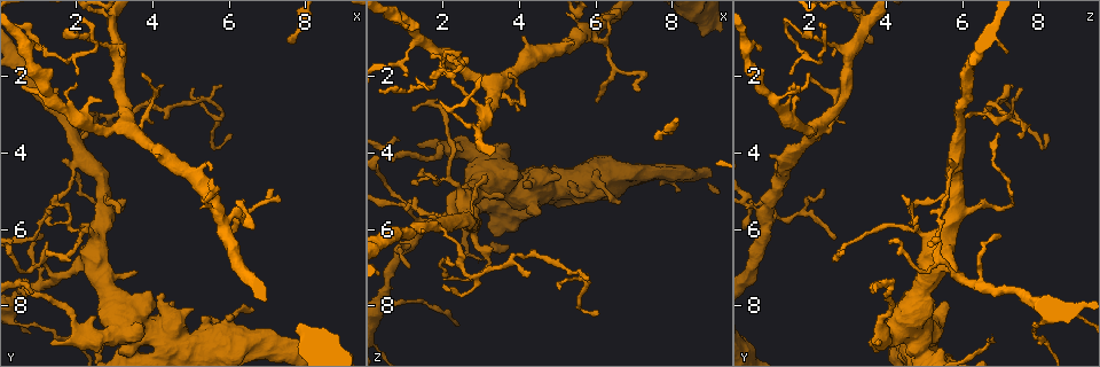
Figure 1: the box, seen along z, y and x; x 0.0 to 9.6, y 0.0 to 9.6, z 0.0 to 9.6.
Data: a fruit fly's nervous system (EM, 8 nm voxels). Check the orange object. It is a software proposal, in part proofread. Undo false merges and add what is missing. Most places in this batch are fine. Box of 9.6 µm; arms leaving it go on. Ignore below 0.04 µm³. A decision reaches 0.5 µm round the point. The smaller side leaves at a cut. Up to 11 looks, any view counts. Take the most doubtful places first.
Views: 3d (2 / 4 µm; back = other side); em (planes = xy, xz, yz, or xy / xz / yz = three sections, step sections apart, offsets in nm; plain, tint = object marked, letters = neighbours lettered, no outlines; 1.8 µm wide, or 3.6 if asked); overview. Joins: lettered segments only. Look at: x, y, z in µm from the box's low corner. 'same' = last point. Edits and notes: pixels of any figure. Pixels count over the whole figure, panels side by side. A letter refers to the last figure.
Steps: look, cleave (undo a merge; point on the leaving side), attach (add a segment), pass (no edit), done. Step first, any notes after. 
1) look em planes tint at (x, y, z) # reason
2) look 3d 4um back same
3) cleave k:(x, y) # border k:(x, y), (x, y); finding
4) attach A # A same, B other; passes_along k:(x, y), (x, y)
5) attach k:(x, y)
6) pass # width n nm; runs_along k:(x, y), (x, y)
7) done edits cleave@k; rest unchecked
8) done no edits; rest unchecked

look em yz step 8 tint at (4.40, 8.25, 4.75) # sudden change in width

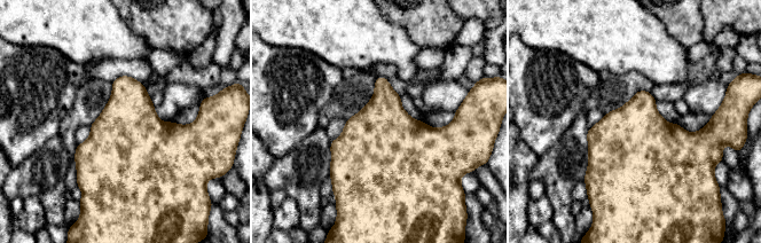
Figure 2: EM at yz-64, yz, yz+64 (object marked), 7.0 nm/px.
look em xz step 16 letters same # cut it another way

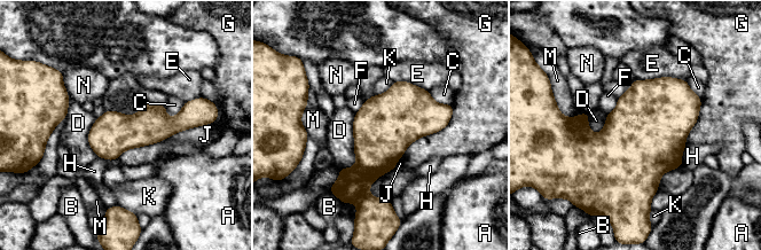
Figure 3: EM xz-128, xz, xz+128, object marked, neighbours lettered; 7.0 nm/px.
pass # A other, B other, C other, D other, E other, F other, G other, H other, J other, K other, M other, N other; border 3:(202, 124), (125, 149), (117, 158); continuous, no second neuron

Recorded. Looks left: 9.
look 3d 2um at (1.85, 3.25, 5.90) # three-way junction

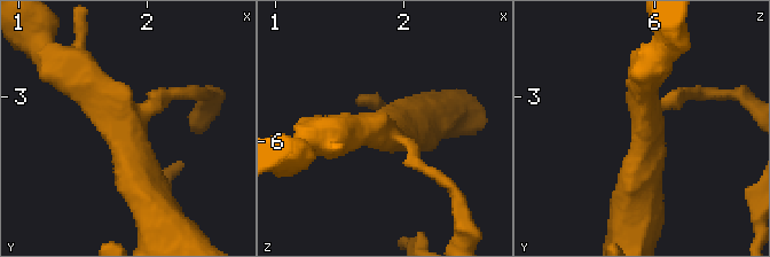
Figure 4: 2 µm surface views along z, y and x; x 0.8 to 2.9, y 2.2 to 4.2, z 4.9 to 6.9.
look em 3.6um planes tint at (1.84, 3.24, 5.94) # now the EM

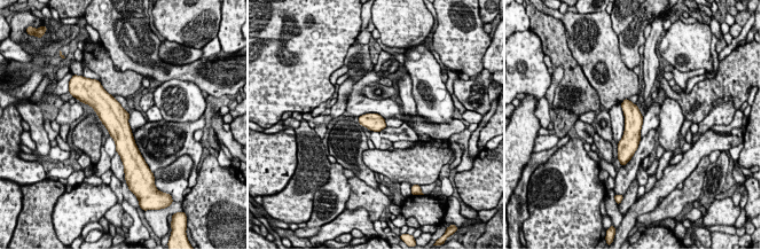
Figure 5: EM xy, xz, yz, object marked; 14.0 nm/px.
look em 3.6um planes letters same # what lies round it

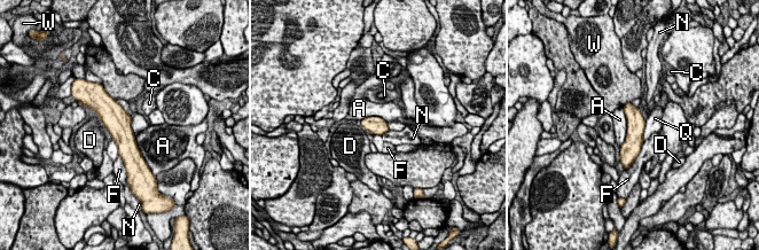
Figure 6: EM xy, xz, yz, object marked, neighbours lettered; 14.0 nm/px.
pass # longest_contact A 550 nm; A other, C other, D other, F other, N other, Q other, W other; runs_along 6:(628, 106), (634, 116), (628, 157); one neuron here

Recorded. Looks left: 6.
look em yz step 16 letters at (6.60, 8.15, 5.35) # branch stops here

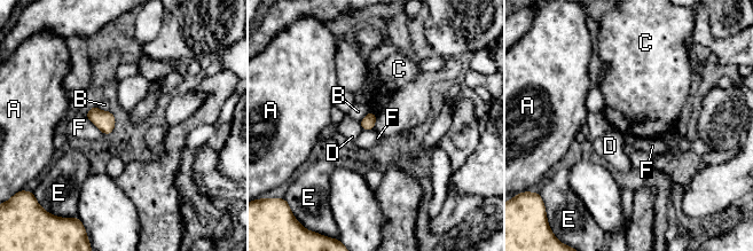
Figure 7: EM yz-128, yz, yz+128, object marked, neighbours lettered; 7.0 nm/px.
pass # longest_contact F 180 nm; A other, B other, C other, D other, E other, F other; border 7:(85, 116), (103, 133); none of them fits

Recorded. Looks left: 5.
look em planes plain at (3.05, 1.40, 3.00) # thin arm on a thick one

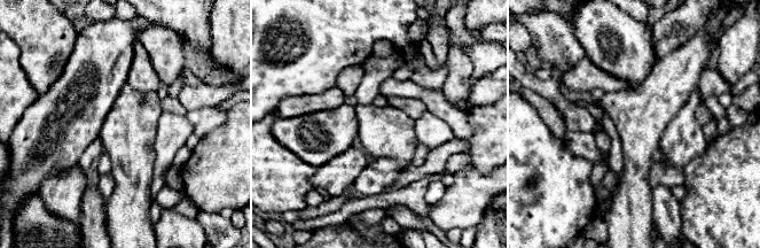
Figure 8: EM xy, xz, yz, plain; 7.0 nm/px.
look em planes letters same

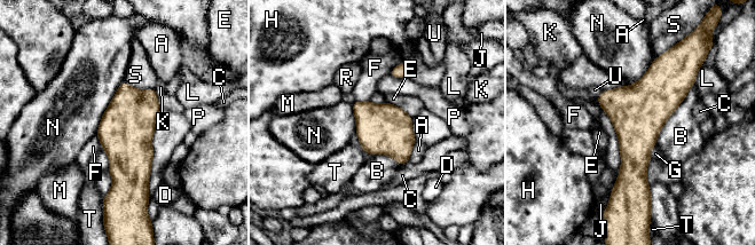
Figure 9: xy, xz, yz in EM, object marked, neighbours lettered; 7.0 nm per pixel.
pass # A other, B other, C other, D other, E other, F other, G other, H other, J other, K other, L other, M other, N other, P other, R other, S other, T other, U other; border 9:(596, 99), (620, 153), (610, 200); all the same neuron

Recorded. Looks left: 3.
done no edits; rest unchecked

